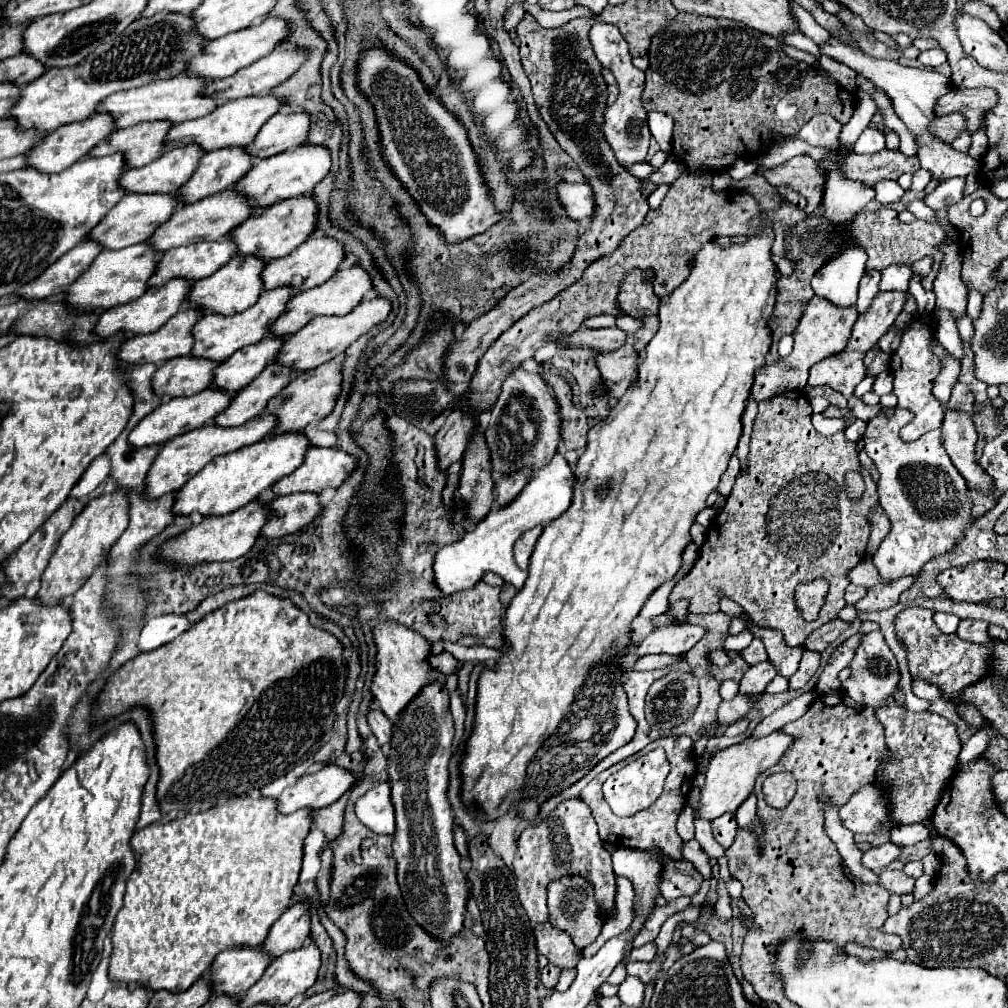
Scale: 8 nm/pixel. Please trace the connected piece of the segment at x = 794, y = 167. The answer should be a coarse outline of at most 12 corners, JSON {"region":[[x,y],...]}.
{"region":[[809,154],[771,170],[771,184],[789,184],[805,196],[807,214],[821,204],[823,178]]}

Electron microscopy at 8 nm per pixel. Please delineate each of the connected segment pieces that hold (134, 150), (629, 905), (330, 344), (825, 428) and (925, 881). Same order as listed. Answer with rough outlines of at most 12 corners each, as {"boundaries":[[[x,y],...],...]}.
{"boundaries":[[[171,122],[119,128],[89,156],[125,152],[129,168],[163,154]],[[617,878],[615,916],[607,920],[597,940],[583,950],[593,956],[605,940],[629,928],[633,918],[633,886]],[[377,296],[349,314],[313,318],[285,338],[277,362],[305,372],[387,320]],[[813,414],[813,426],[823,436],[845,430],[843,418]],[[921,876],[915,882],[913,898],[925,898],[931,888],[933,880],[929,876]]]}

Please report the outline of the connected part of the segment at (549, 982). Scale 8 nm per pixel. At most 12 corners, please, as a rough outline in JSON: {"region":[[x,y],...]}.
{"region":[[547,964],[541,970],[541,984],[555,988],[559,980],[557,966]]}

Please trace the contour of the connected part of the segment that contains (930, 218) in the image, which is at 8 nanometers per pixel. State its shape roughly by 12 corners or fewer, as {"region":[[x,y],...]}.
{"region":[[915,200],[907,208],[919,220],[939,224],[935,210],[925,202]]}

